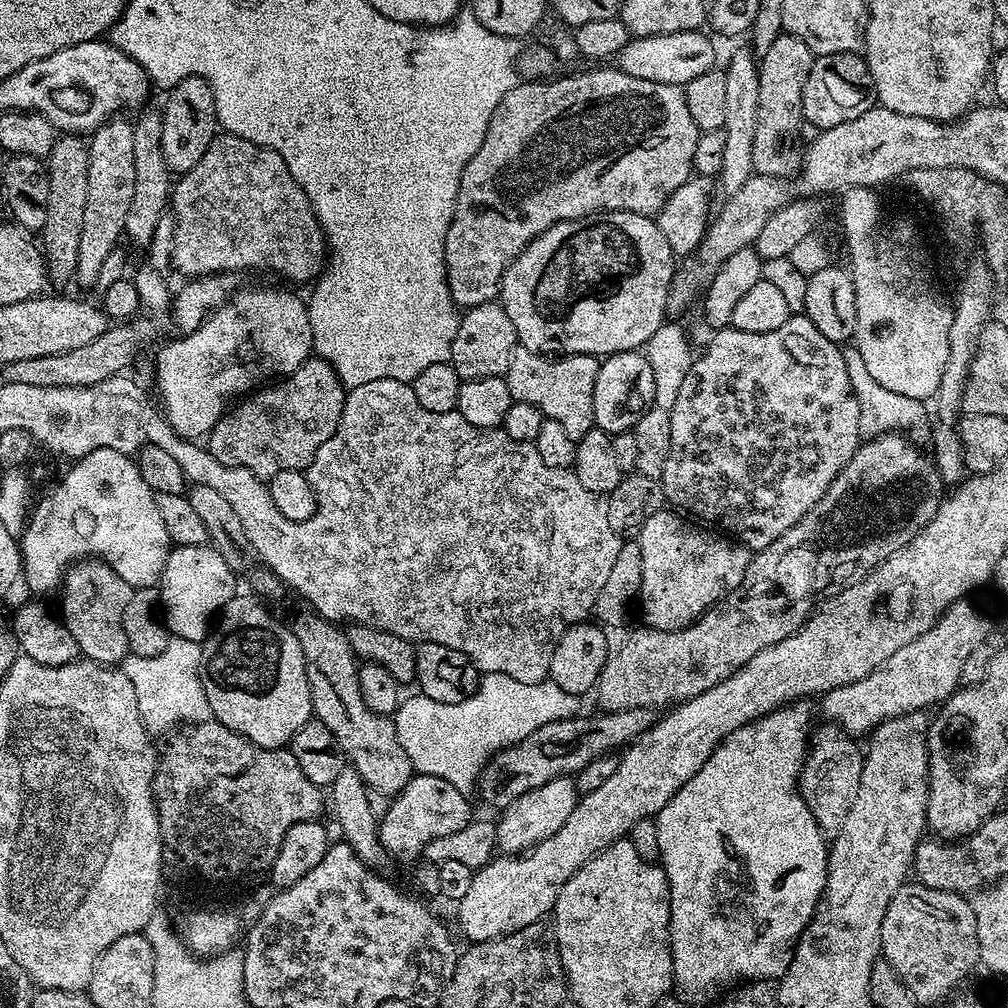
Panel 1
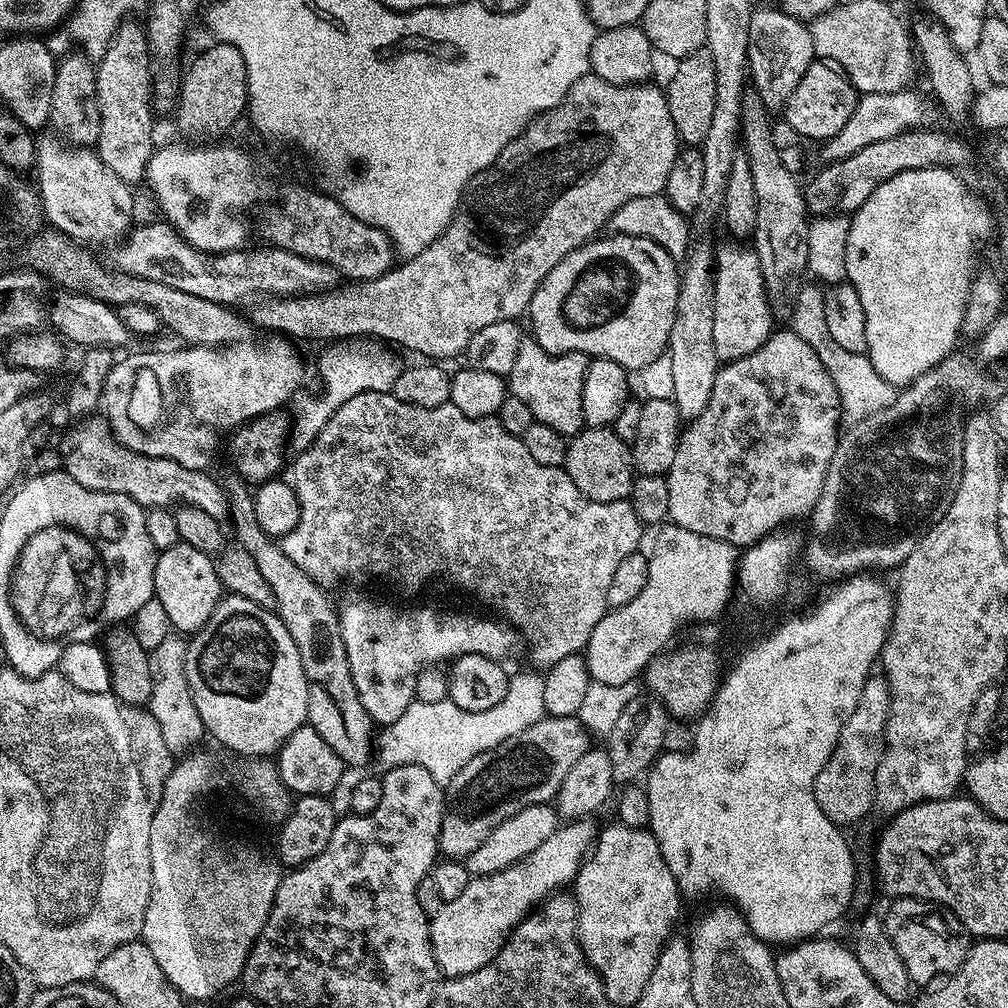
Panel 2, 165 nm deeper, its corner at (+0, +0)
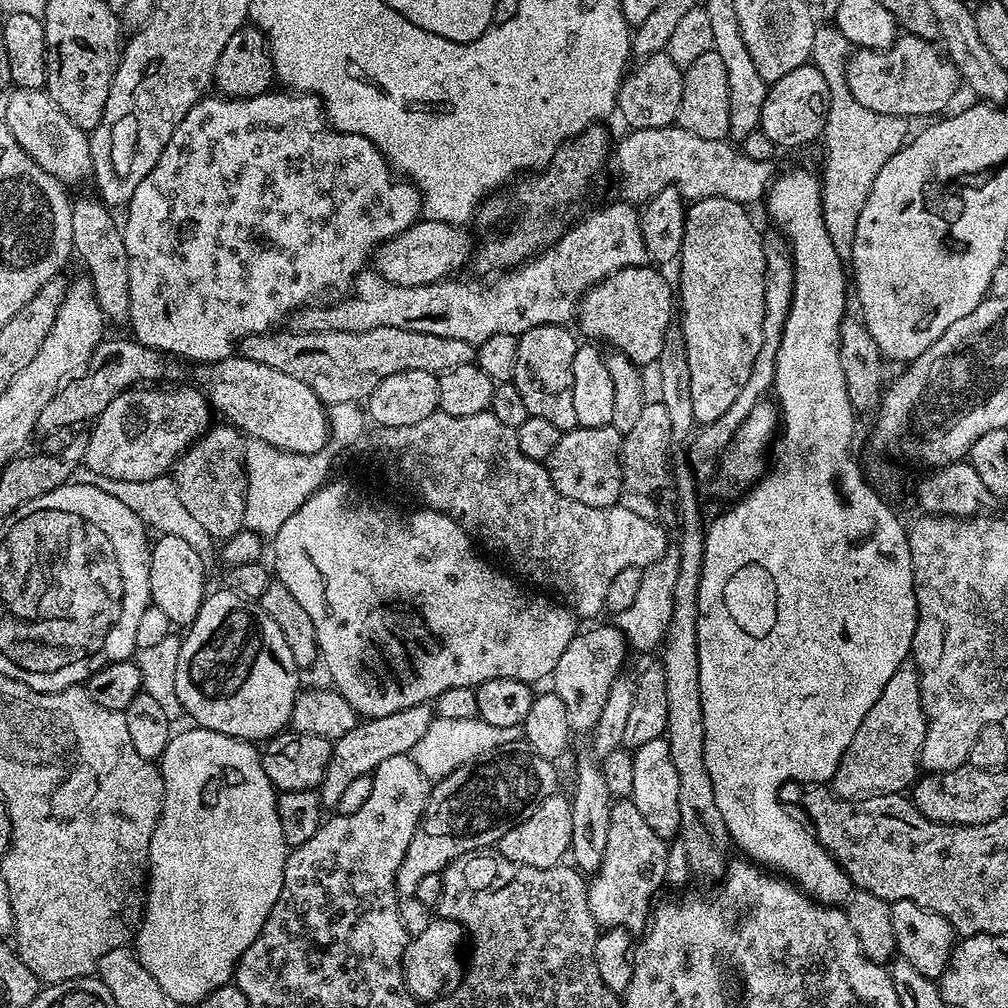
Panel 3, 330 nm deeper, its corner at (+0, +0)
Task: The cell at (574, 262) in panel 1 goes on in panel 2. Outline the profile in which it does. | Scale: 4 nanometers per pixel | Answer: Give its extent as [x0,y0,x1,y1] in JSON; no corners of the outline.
[526,234,681,370]

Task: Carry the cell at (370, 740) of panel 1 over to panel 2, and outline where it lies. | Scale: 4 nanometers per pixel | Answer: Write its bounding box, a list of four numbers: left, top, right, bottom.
[222,474,374,769]

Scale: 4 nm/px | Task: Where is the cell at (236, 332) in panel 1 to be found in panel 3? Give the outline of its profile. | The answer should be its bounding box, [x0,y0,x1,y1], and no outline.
[84,386,214,482]

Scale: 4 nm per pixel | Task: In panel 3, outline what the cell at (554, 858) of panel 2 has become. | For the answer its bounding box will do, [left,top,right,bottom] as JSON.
[404,918,466,1002]

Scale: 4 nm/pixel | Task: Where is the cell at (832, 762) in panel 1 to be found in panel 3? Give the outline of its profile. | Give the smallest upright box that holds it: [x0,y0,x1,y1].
[830,667,928,800]

